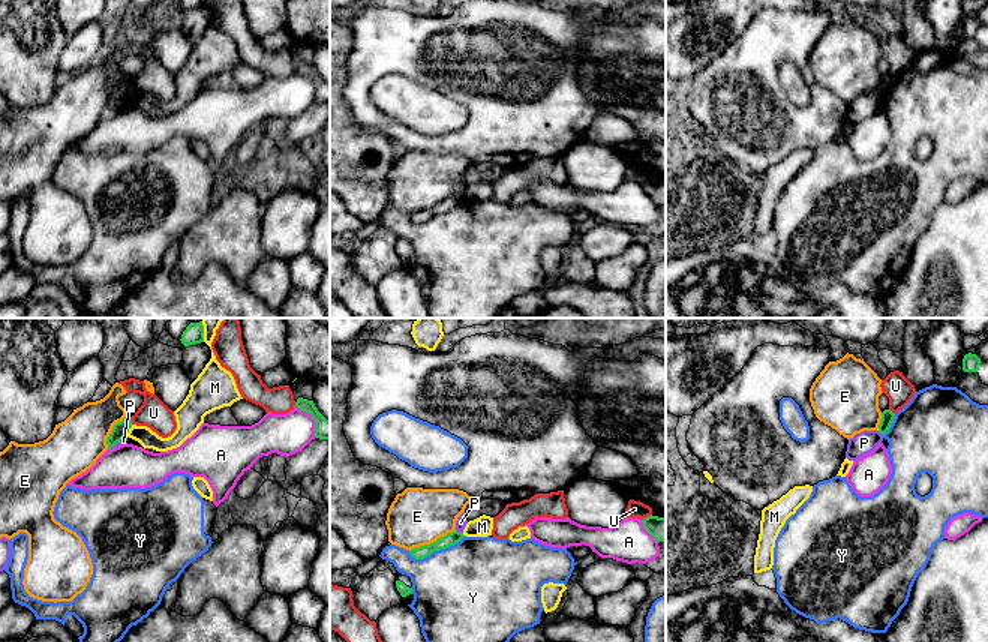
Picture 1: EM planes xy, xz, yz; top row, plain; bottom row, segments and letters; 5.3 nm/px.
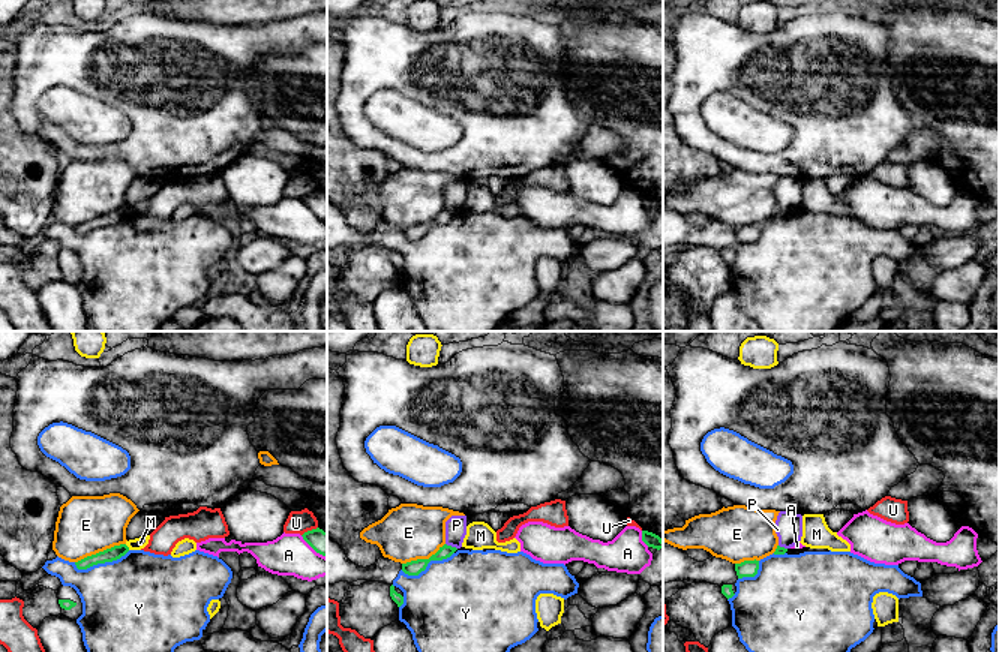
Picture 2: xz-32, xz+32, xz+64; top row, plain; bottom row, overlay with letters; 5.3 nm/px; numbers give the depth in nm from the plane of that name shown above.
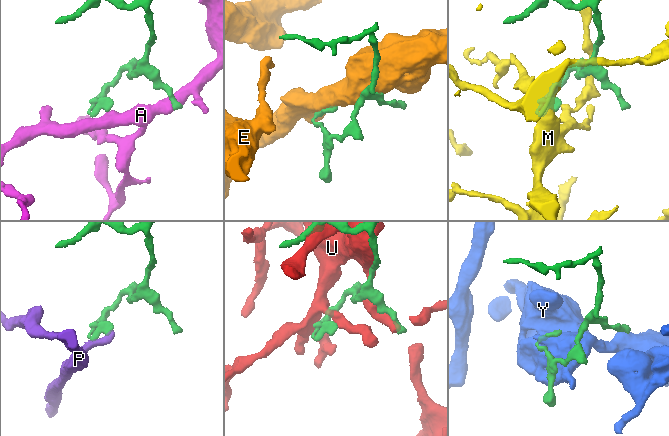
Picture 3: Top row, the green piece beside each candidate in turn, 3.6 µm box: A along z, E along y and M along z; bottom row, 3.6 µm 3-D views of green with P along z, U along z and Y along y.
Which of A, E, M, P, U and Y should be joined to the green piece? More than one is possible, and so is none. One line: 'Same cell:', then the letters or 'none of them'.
Same cell: none of them

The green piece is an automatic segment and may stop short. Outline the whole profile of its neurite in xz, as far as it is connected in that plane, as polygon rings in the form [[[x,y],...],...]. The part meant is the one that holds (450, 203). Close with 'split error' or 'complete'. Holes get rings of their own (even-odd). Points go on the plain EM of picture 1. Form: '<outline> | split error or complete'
[[[453,195],[430,208],[424,208],[424,210],[411,213],[409,218],[415,224],[423,224],[435,214],[441,214],[441,213],[445,213],[445,212],[450,212],[450,210],[459,207],[463,201],[465,201],[463,196]]] | complete

